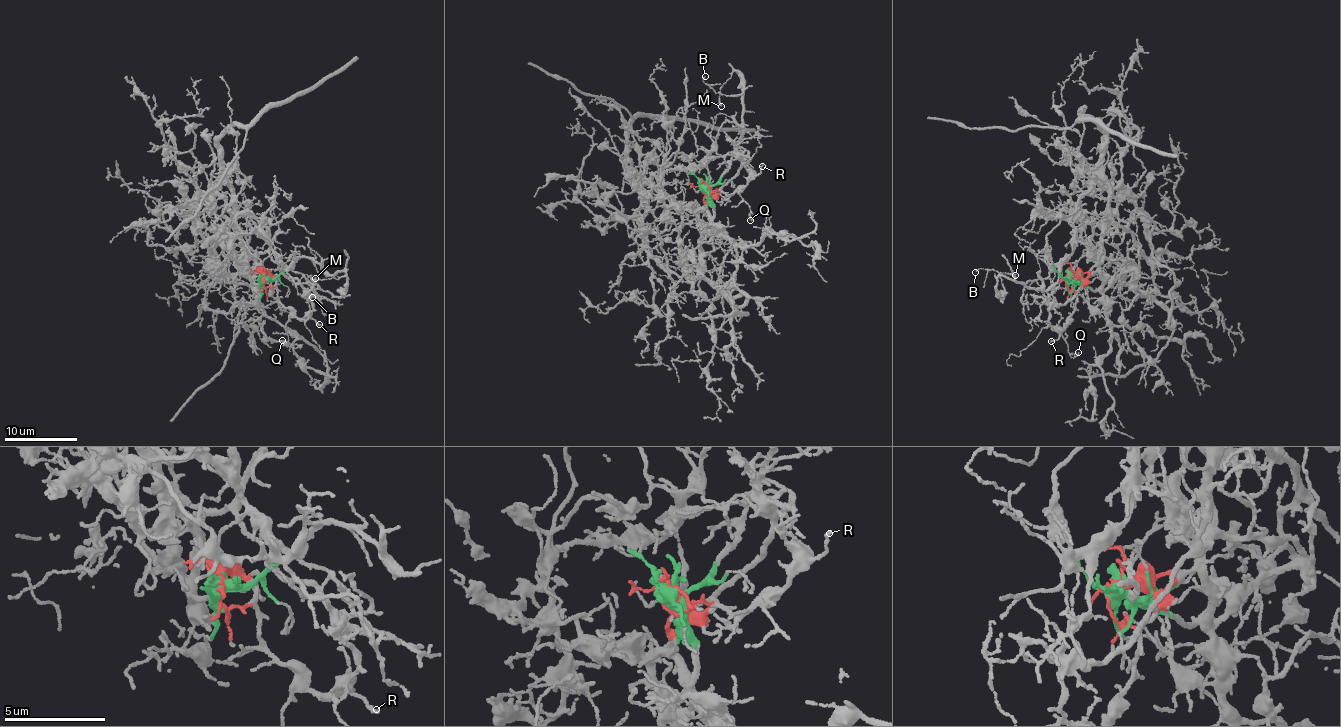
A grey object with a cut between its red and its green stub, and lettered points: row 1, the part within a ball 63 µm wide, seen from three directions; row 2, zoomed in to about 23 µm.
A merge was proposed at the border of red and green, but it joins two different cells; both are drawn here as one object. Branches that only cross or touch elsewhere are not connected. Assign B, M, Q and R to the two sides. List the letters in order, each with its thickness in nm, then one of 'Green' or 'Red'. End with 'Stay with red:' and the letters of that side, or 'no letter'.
B: Thickness 110 nm. Green
M: Thickness 140 nm. Green
Q: Thickness 150 nm. Red
R: Thickness 160 nm. Red
Stay with red: Q, R

